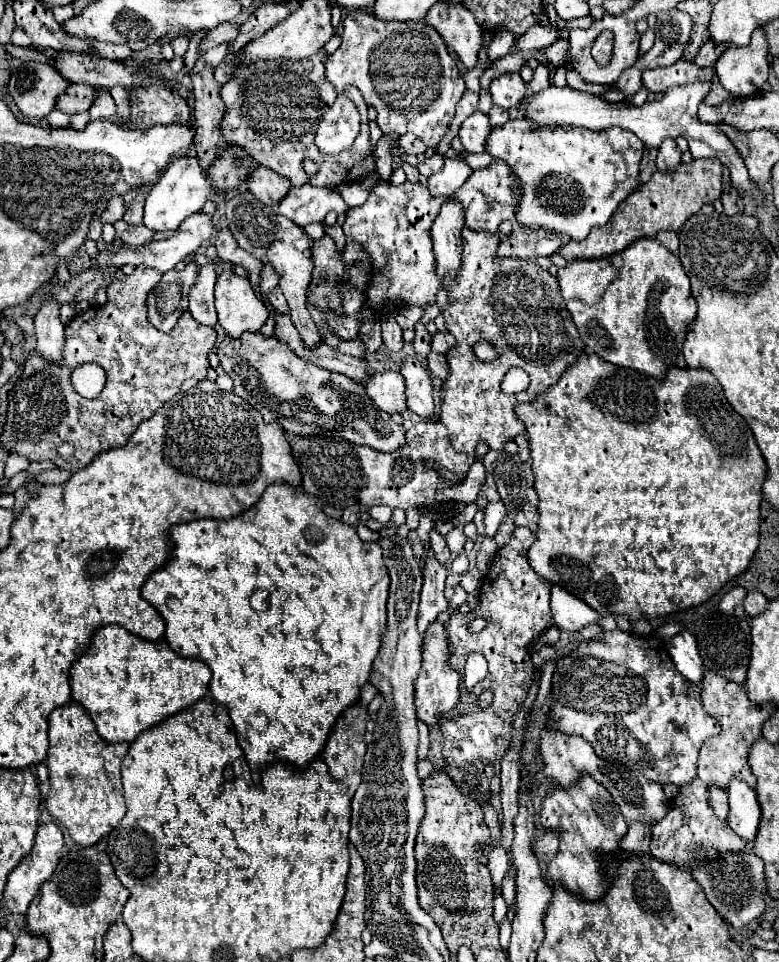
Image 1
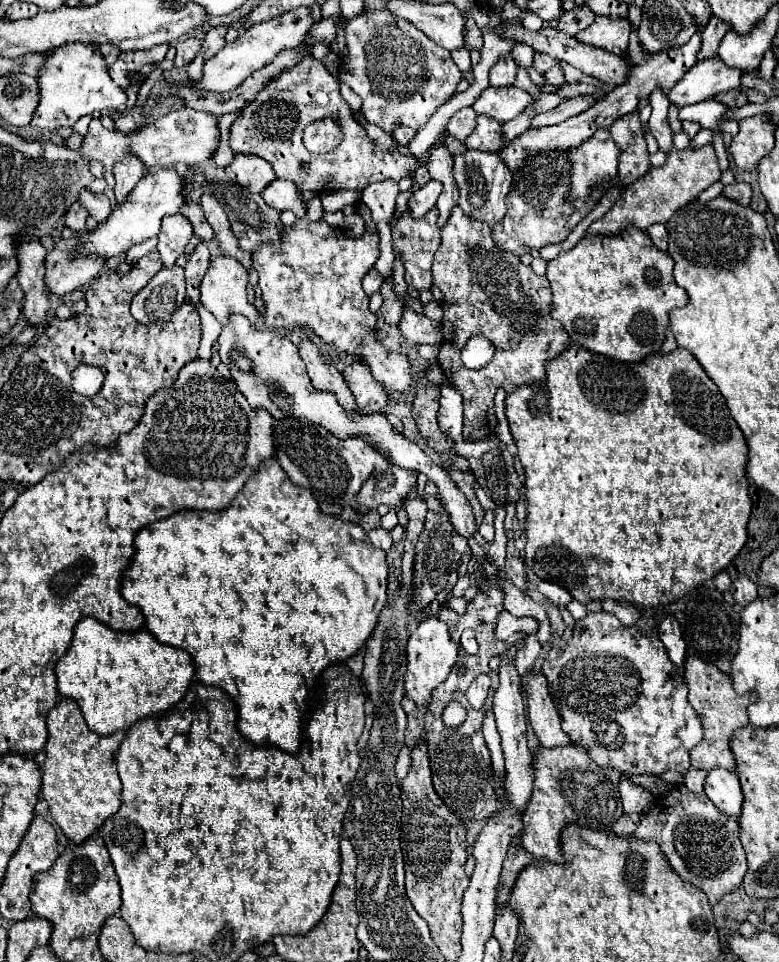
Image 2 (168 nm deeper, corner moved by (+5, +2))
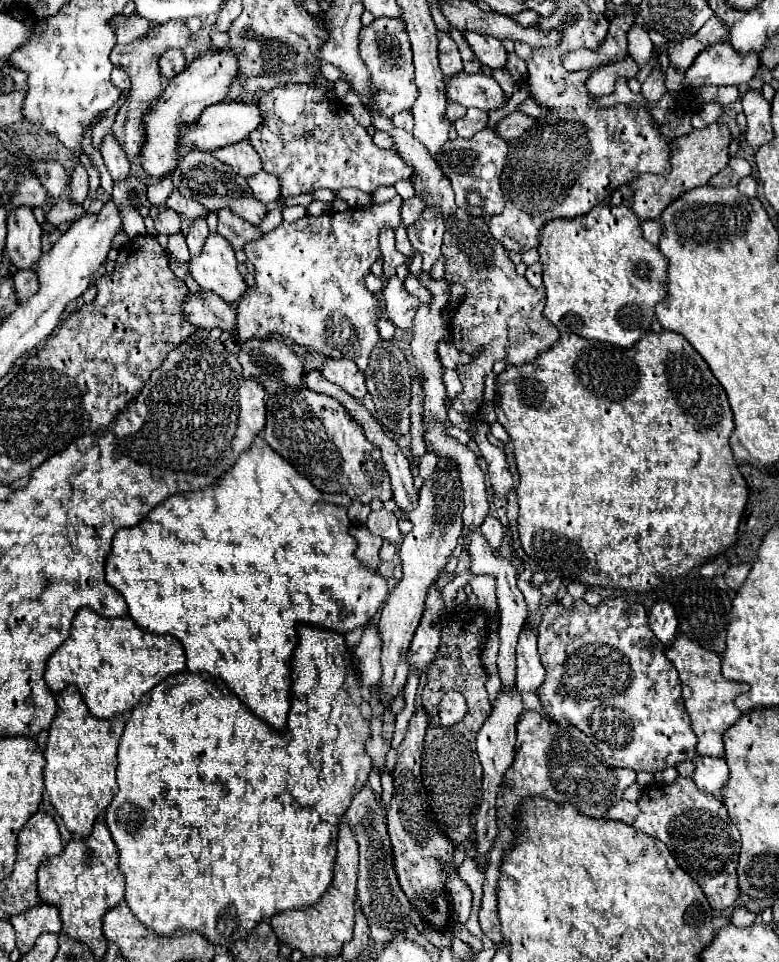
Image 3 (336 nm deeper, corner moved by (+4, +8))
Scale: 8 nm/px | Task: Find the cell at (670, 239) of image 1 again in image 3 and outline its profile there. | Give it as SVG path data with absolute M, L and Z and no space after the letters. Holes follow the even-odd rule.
M657 220L641 222L641 228L643 228L643 234L645 234L645 240L649 240L651 244L657 244L657 242L659 242L659 236L661 236L661 224L659 224Z

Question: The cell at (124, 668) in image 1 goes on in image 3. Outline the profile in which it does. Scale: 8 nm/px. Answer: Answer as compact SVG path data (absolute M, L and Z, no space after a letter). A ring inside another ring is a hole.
M81 608L73 618L69 638L49 658L45 682L57 694L75 684L97 718L113 718L131 712L153 686L185 670L185 650L175 636L149 634L133 618L103 618L91 608Z

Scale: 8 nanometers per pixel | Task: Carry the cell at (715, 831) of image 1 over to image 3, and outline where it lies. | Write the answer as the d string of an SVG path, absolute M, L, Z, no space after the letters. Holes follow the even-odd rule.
M677 776L677 780L671 784L645 786L637 804L641 812L633 826L667 844L677 864L703 888L711 908L725 910L733 906L741 894L737 884L741 838L737 826L727 814L723 800L701 792L693 780Z

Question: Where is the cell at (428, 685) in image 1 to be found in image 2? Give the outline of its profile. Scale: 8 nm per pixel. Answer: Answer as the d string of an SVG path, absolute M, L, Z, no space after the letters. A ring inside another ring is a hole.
M436 616L426 618L416 628L412 628L408 646L406 646L406 674L404 674L404 690L418 704L428 704L432 690L446 680L452 666L456 662L456 644L448 636L448 628Z

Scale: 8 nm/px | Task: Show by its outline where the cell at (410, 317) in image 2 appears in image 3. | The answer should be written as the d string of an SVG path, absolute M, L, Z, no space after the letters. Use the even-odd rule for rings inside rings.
M391 278L383 288L385 304L387 304L387 318L401 330L413 330L413 318L419 310L419 300L411 296L399 278Z

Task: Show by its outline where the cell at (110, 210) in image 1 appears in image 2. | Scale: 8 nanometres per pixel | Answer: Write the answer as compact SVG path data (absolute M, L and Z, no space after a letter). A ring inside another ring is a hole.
M74 202L74 206L66 212L66 218L64 218L64 224L66 228L78 232L78 230L86 230L86 218L88 218L88 210L80 208L78 202Z

